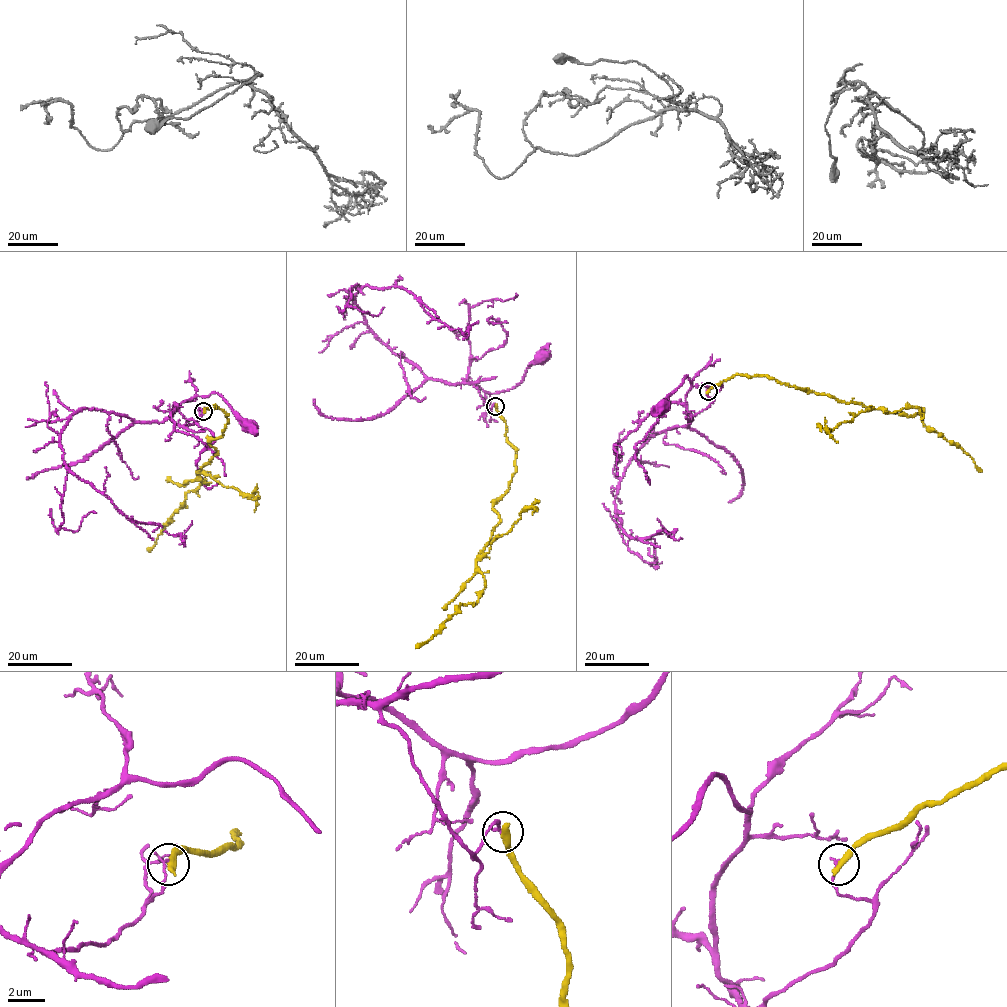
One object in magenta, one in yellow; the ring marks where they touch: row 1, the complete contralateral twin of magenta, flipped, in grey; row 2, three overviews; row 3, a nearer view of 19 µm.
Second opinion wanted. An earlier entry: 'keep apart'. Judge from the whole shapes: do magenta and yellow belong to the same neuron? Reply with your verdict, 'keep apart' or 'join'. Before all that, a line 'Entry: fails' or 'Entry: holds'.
Entry: holds
keep apart

